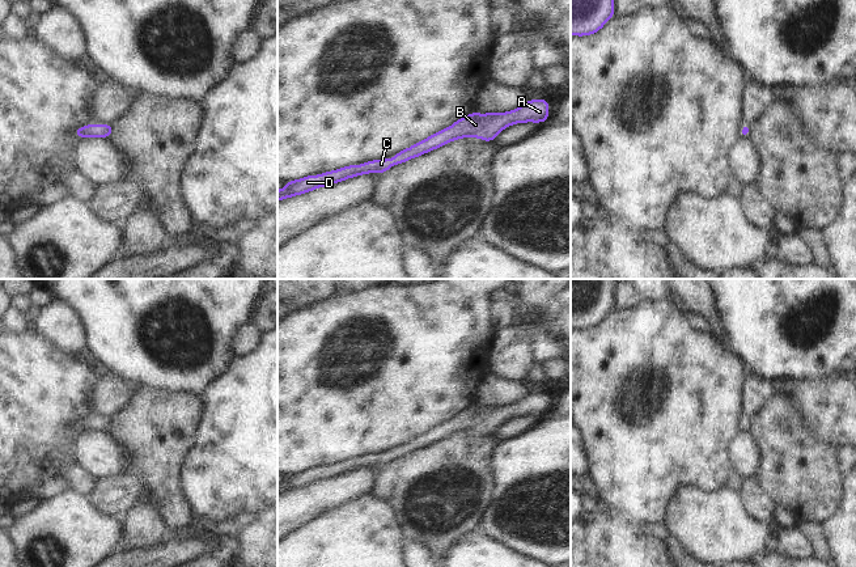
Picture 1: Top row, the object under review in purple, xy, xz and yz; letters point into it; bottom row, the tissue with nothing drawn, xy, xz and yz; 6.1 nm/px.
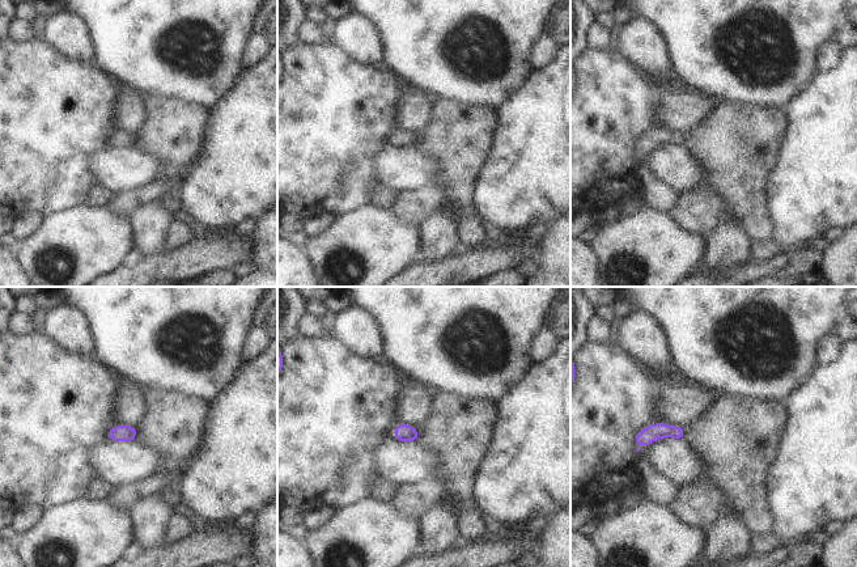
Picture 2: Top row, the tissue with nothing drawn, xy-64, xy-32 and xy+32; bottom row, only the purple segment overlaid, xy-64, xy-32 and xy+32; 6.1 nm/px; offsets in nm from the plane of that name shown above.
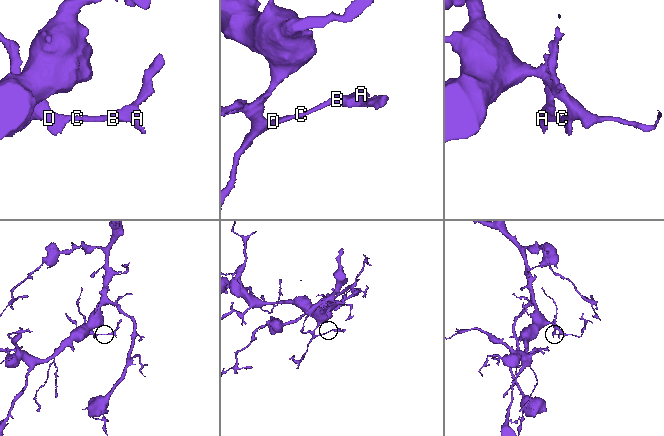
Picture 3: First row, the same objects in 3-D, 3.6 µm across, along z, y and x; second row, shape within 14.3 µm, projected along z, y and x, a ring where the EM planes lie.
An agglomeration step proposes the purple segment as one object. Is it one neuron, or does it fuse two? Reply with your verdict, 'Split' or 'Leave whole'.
Leave whole.

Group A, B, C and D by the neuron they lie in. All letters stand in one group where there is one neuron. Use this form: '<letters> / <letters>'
A B C D

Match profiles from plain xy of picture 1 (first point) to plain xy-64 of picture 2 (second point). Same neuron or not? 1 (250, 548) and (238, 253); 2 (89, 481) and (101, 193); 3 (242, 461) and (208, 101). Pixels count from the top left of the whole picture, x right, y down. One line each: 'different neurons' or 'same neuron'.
1: different neurons
2: same neuron
3: different neurons

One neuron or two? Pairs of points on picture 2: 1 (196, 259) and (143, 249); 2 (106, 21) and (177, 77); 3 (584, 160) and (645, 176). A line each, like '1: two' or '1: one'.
1: two
2: one
3: two

